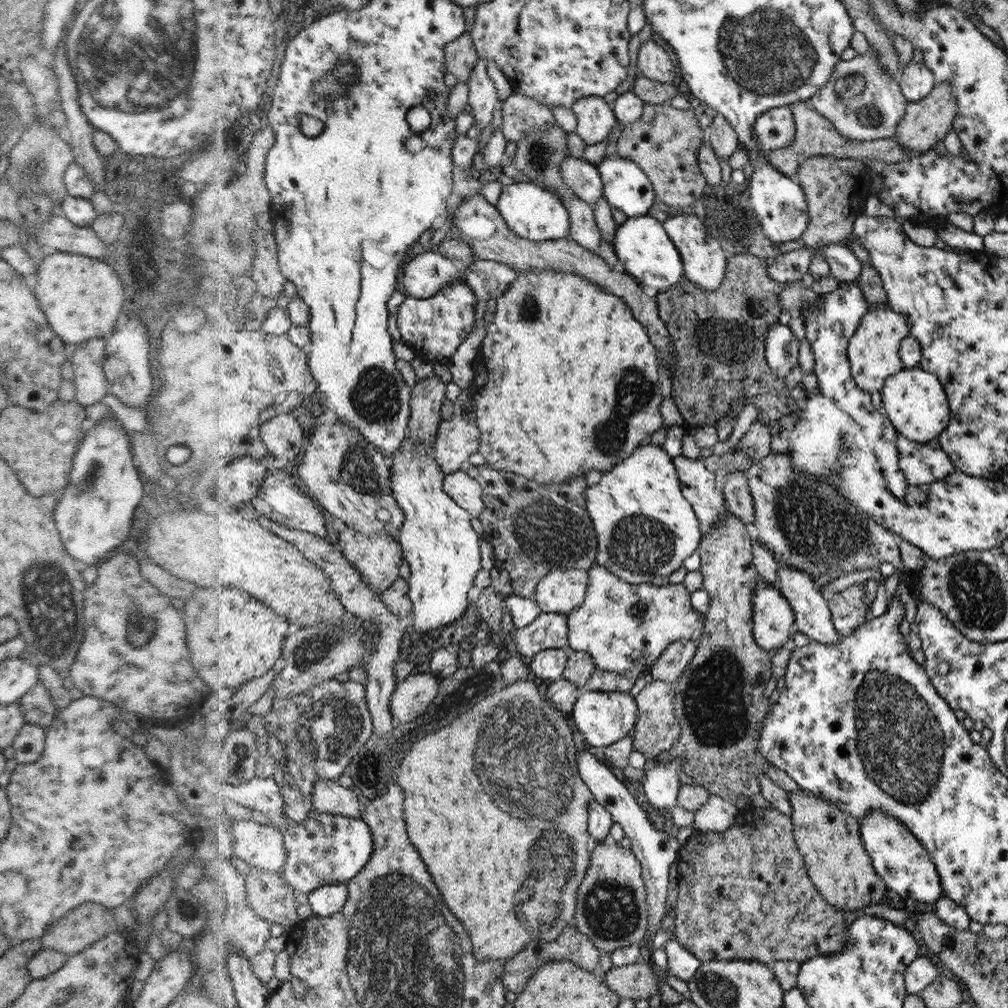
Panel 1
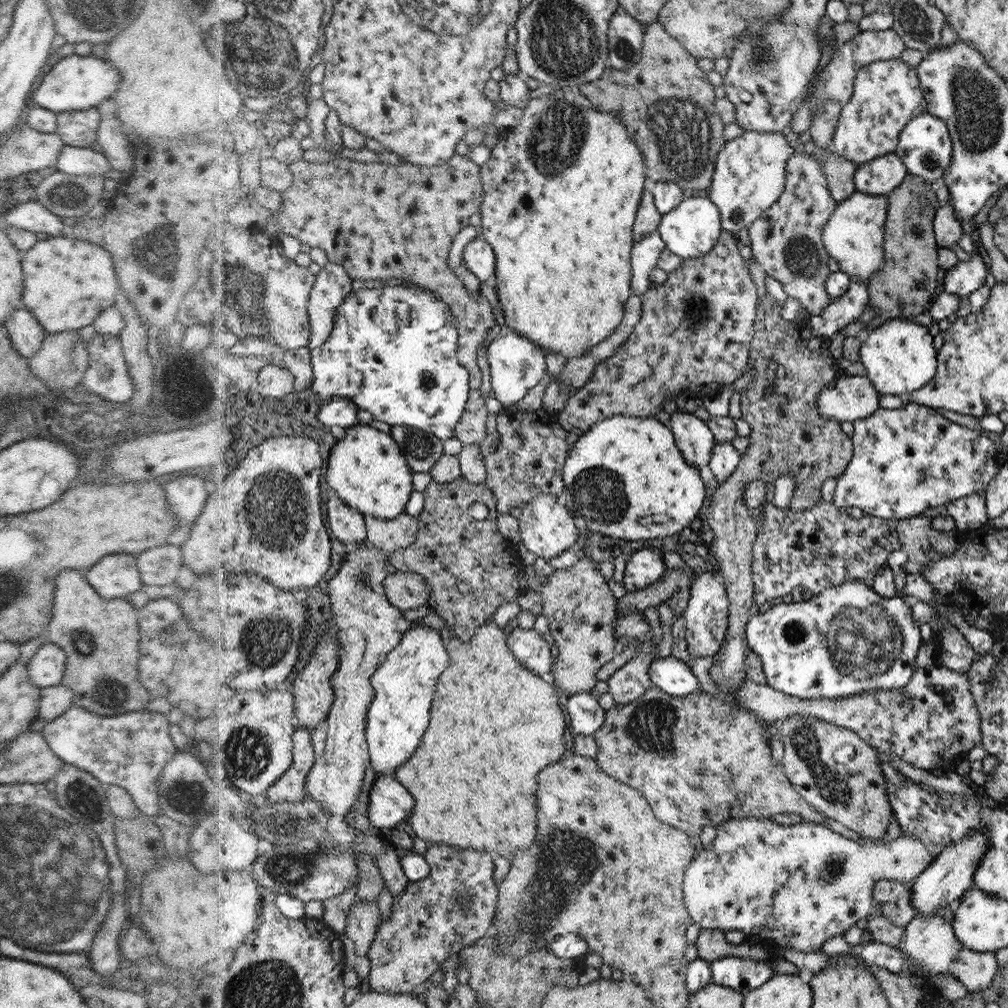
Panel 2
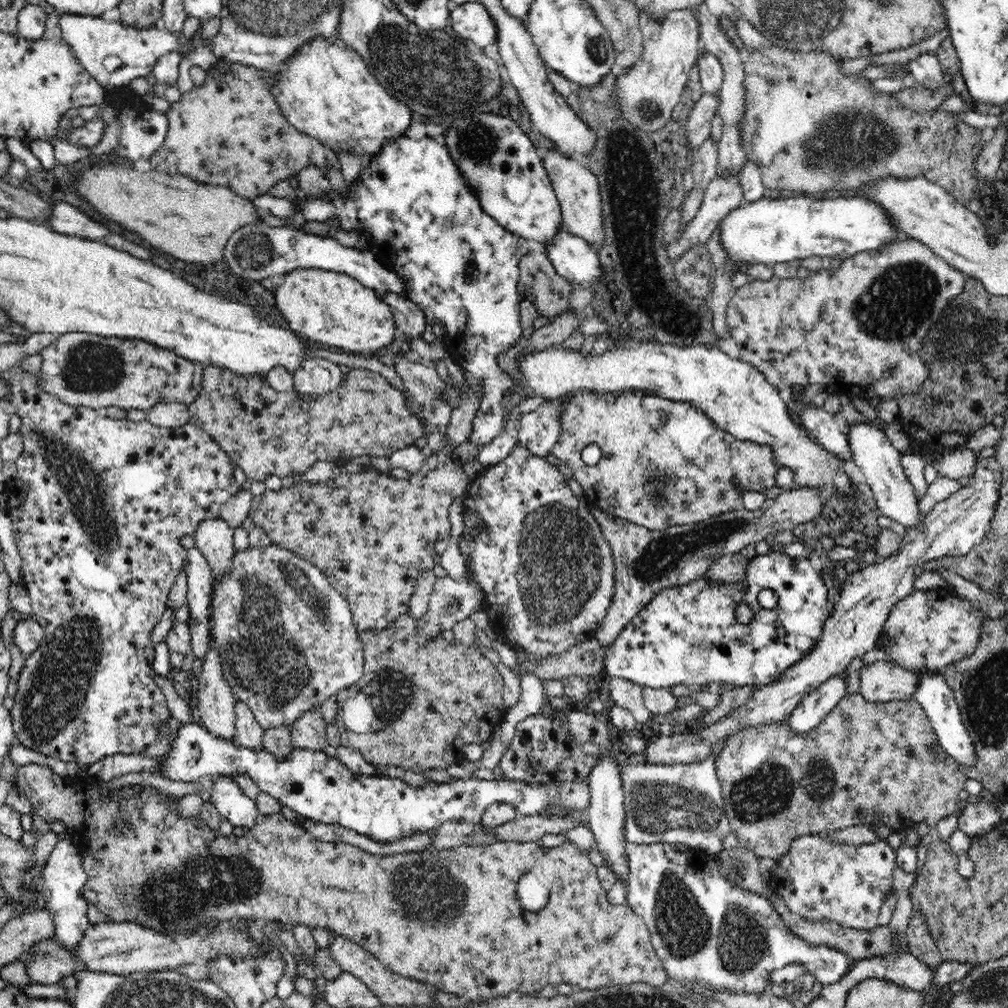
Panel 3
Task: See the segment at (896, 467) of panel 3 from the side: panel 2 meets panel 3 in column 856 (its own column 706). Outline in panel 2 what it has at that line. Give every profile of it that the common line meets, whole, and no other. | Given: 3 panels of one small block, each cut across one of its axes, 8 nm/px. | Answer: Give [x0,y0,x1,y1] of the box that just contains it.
[670,411,717,468]

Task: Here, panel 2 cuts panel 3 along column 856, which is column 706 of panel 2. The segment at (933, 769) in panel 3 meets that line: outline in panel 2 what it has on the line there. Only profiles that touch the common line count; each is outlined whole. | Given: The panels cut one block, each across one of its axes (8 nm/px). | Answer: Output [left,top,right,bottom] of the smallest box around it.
[593,686,826,836]

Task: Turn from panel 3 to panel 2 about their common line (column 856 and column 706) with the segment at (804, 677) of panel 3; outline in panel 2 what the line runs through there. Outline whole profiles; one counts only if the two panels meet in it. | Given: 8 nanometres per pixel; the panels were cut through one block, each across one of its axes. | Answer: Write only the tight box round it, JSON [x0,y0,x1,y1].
[684,570,726,658]

